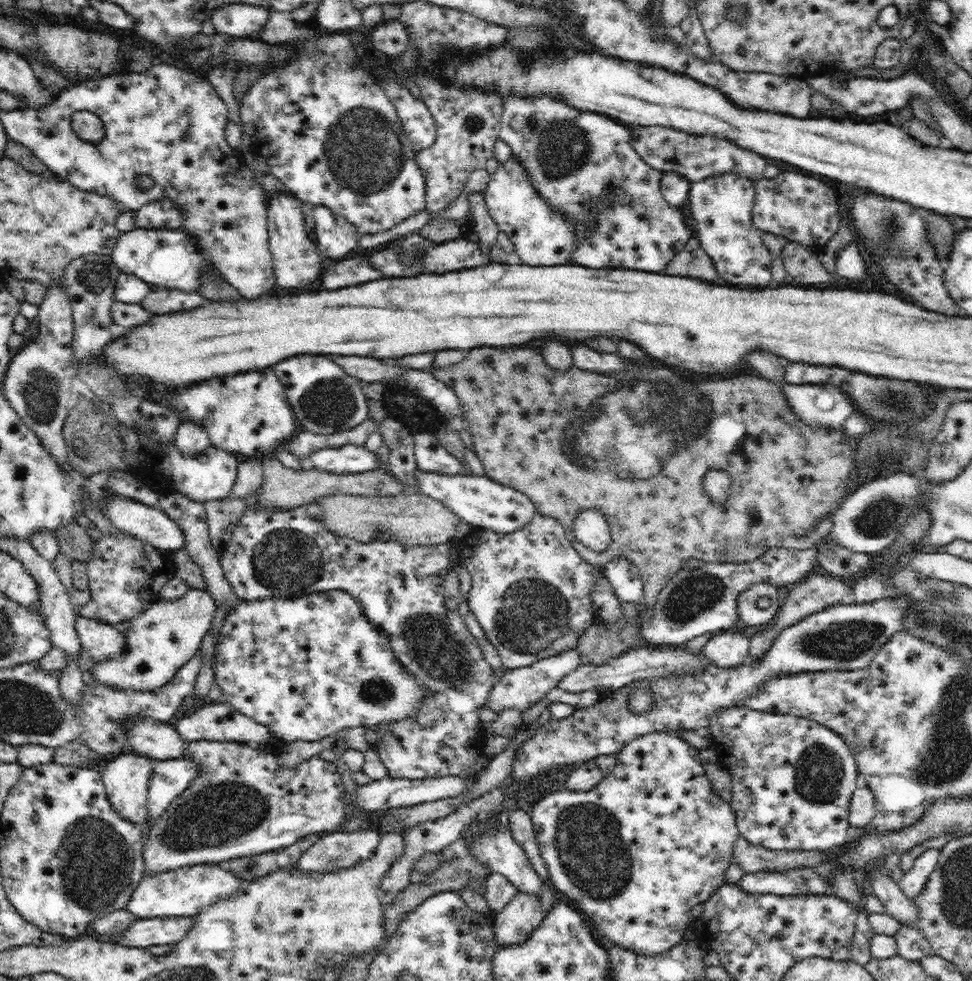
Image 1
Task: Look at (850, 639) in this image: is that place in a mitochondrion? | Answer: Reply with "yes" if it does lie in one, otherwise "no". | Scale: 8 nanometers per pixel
yes

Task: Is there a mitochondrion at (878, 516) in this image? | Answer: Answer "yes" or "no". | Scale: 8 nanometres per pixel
yes

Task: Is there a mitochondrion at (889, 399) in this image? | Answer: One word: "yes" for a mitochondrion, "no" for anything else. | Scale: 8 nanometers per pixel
yes

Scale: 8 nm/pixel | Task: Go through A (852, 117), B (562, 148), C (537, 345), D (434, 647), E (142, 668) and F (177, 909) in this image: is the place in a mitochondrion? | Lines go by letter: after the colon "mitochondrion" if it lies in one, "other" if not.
A: other
B: mitochondrion
C: other
D: mitochondrion
E: other
F: other

